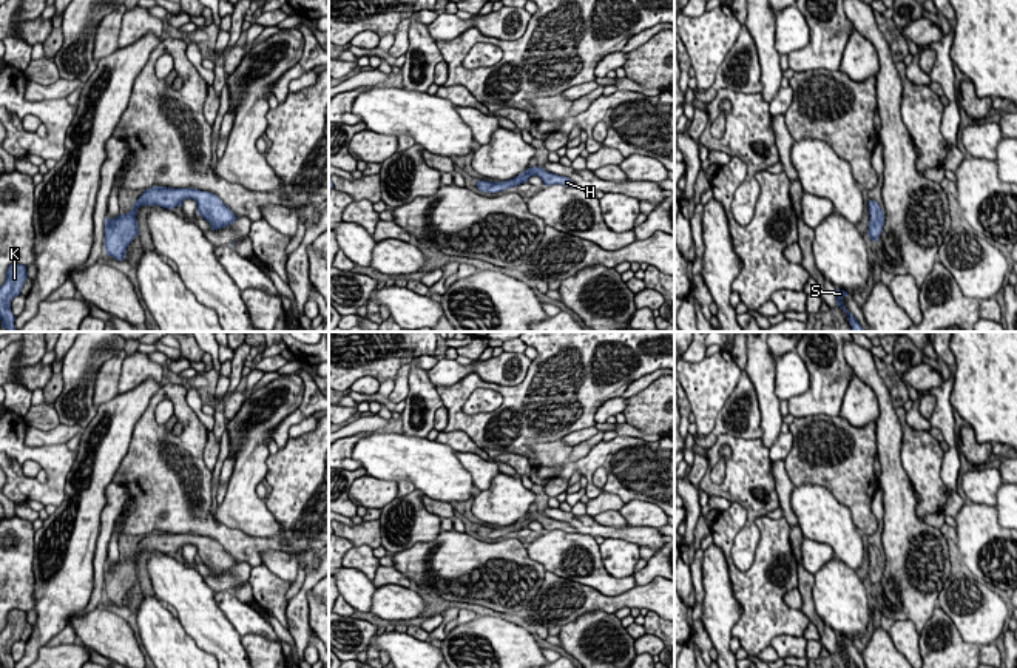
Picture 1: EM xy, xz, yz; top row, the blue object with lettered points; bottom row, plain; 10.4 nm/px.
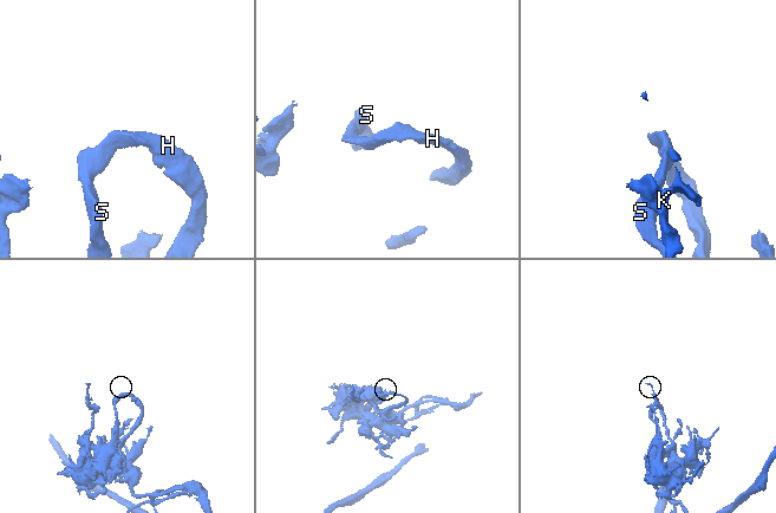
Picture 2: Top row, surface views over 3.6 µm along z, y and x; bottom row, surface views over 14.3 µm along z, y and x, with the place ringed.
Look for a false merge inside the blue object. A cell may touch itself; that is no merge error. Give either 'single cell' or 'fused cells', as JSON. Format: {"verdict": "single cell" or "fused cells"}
{"verdict": "single cell"}

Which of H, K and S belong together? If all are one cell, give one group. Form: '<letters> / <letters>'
H K S

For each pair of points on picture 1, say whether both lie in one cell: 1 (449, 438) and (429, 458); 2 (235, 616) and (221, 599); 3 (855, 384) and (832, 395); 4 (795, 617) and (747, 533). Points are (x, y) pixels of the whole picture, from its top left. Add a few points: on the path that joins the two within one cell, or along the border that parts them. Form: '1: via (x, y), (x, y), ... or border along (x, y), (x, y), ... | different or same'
1: border along (434, 440), (446, 443), (454, 452) | different
2: via (233, 611), (226, 603) | same
3: border along (855, 375), (848, 384), (838, 414) | different
4: border along (747, 511), (732, 548), (739, 571) | different

